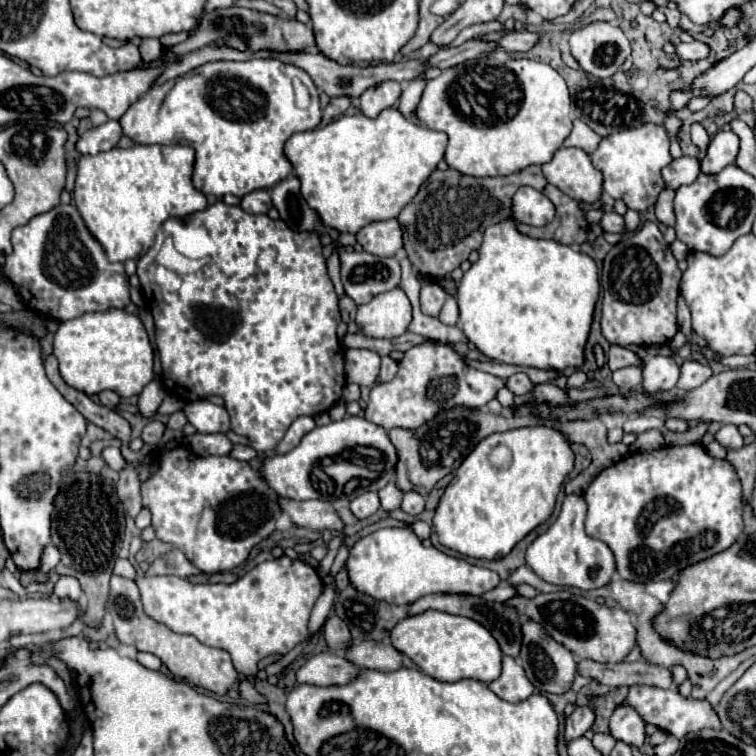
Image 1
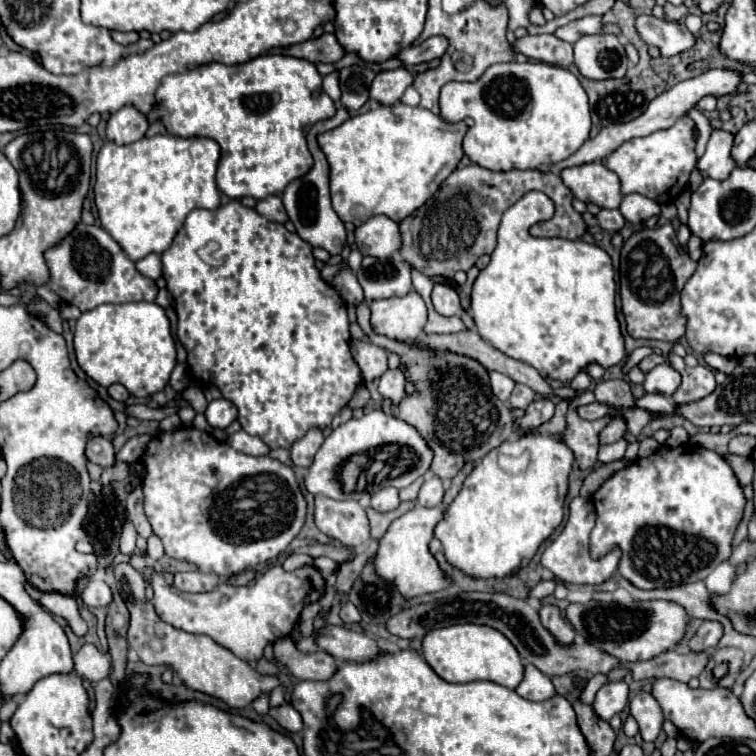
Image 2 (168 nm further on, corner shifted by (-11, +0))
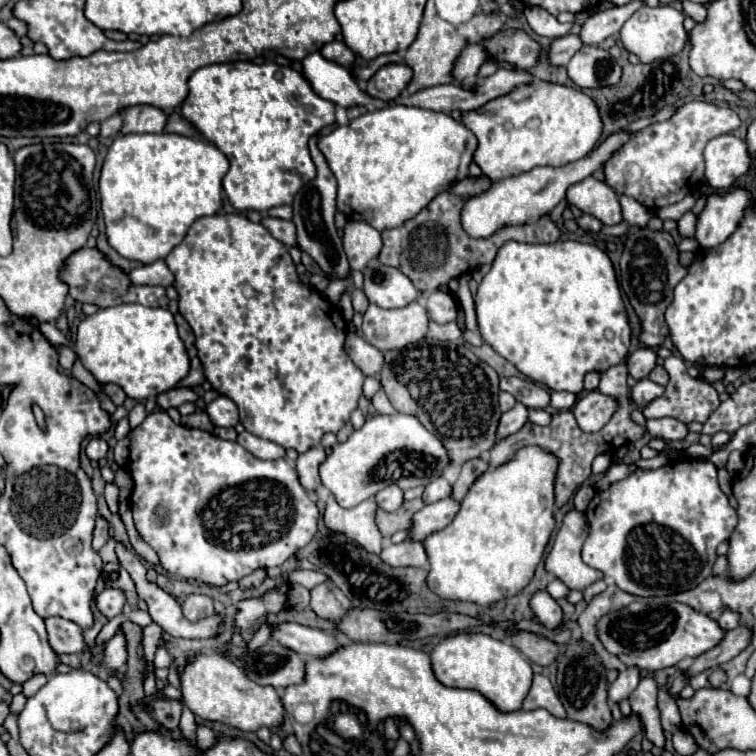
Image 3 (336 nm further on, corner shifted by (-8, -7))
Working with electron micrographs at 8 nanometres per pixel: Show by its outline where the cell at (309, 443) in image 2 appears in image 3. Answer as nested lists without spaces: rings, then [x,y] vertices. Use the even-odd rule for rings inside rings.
[[[310,448],[308,452],[300,454],[296,460],[296,472],[300,478],[300,484],[306,490],[314,490],[320,486],[320,476],[318,476],[318,464],[324,460],[326,452],[324,448]]]

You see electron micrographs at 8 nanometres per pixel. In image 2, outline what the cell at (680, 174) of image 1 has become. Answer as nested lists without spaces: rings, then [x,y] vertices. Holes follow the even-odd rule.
[[[713,129],[711,139],[707,143],[707,151],[697,161],[697,167],[703,173],[703,177],[727,179],[731,175],[731,169],[737,167],[737,163],[731,157],[731,147],[733,147],[733,133]]]

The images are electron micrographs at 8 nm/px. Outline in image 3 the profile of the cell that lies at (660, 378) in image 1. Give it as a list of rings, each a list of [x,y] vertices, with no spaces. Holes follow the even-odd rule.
[[[644,378],[644,380],[638,380],[634,384],[634,388],[630,390],[630,398],[636,406],[646,406],[650,404],[652,400],[660,398],[664,394],[664,386],[652,382],[650,378]]]

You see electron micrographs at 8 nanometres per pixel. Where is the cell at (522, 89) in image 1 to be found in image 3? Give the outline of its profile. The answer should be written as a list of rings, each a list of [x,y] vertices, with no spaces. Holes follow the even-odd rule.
[[[538,80],[532,84],[524,84],[514,88],[512,92],[496,98],[500,120],[494,120],[494,112],[480,108],[472,112],[462,112],[462,124],[474,132],[478,138],[478,148],[474,152],[474,162],[480,166],[482,174],[492,180],[506,180],[508,176],[516,176],[520,172],[530,172],[536,166],[564,166],[584,158],[602,134],[600,114],[596,112],[596,104],[582,90],[574,90],[564,84],[554,84],[546,80]]]

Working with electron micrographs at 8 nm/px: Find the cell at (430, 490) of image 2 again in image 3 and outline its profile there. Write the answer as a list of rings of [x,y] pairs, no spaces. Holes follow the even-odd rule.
[[[436,478],[436,480],[432,480],[426,486],[426,490],[422,494],[422,500],[424,500],[424,504],[432,504],[432,502],[438,502],[438,500],[448,498],[450,492],[452,492],[452,486],[444,478]]]

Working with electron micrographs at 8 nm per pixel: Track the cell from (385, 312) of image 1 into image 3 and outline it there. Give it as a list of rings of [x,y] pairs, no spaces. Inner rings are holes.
[[[410,302],[408,306],[396,310],[384,310],[376,304],[370,304],[362,324],[366,342],[382,352],[416,344],[426,336],[426,330],[426,308],[418,302]]]

